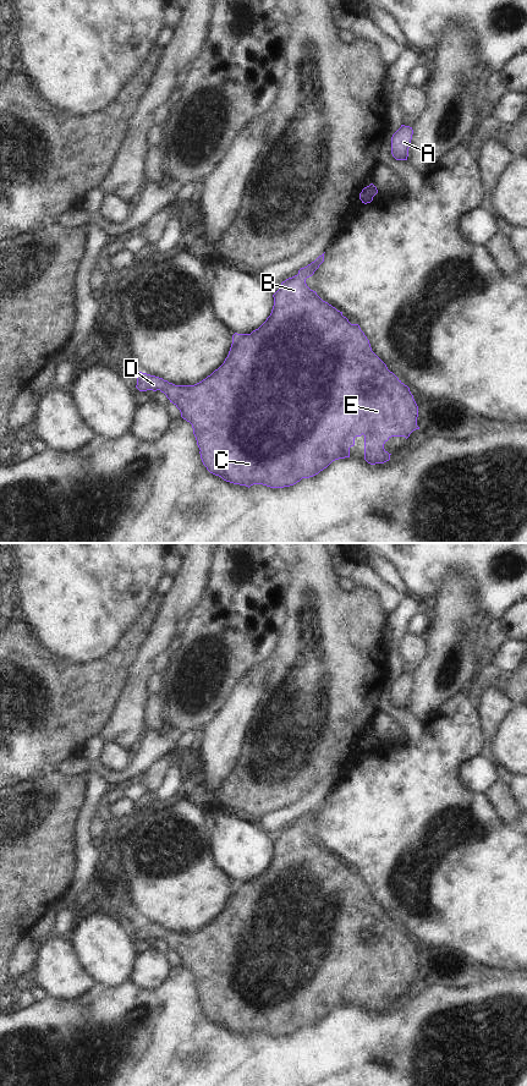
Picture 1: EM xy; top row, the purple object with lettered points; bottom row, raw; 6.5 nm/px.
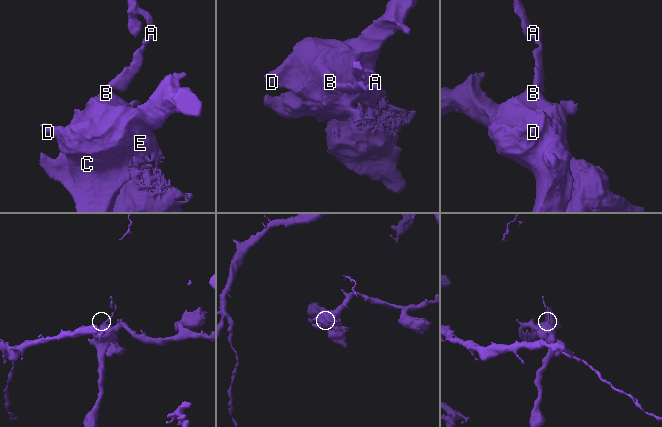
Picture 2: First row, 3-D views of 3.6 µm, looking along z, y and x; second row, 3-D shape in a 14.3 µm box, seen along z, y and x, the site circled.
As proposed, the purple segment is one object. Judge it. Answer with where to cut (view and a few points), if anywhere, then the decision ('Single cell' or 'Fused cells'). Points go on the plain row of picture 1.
No split. Single cell

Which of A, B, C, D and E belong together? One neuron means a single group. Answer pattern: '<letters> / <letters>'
A B C D E

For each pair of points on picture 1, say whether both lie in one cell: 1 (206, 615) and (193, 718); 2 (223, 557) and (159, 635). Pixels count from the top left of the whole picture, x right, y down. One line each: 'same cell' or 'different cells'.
1: same cell
2: different cells

